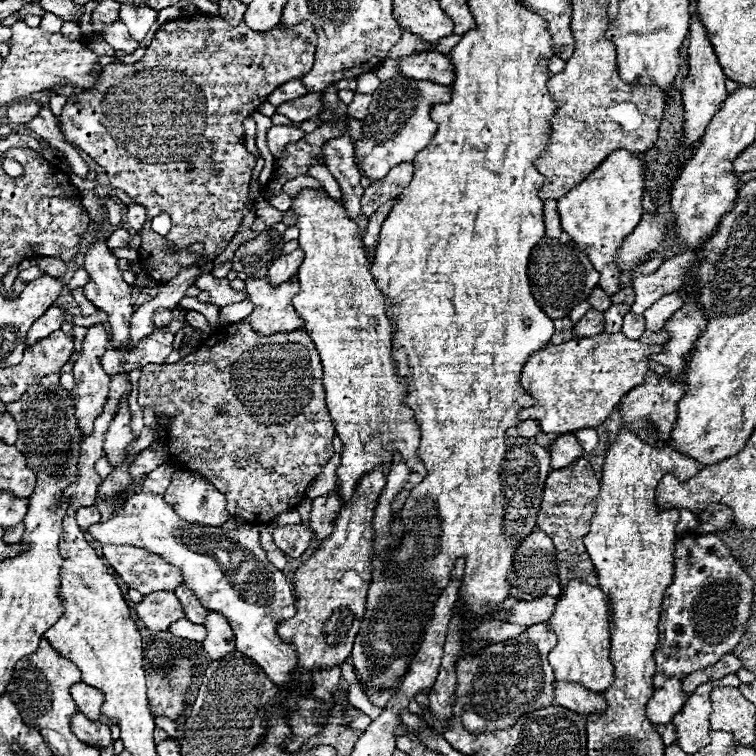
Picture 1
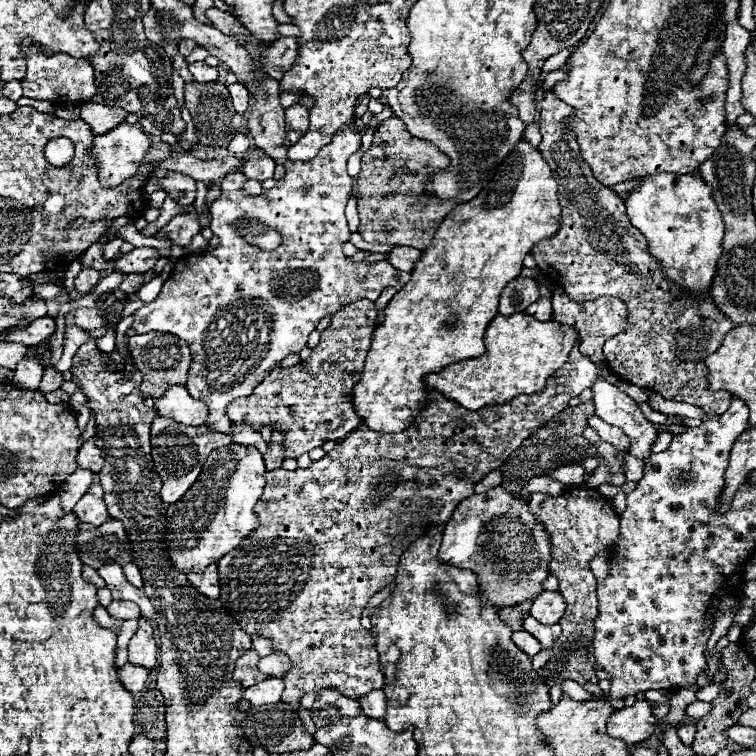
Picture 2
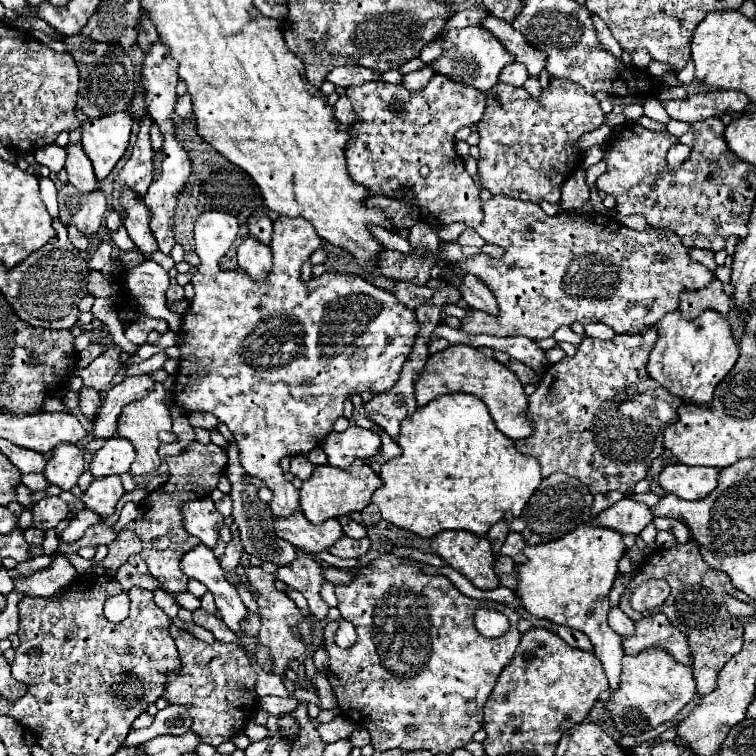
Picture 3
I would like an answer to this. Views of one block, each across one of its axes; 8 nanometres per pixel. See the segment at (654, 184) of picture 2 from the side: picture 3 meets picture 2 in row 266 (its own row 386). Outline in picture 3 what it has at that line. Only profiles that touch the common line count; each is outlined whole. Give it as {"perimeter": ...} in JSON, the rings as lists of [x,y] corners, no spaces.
{"perimeter":[[[674,310],[662,316],[656,330],[658,342],[650,352],[648,374],[684,402],[710,402],[714,388],[732,370],[740,356],[730,322],[714,310],[704,310],[694,320],[686,320],[680,310]]]}

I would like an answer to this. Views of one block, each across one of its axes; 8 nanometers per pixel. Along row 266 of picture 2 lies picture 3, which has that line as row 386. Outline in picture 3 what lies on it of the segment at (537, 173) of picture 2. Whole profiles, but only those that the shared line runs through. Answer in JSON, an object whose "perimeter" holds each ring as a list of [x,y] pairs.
{"perimeter":[[[464,344],[448,346],[442,352],[430,354],[426,360],[426,368],[422,374],[418,374],[418,380],[414,380],[416,386],[416,402],[418,406],[428,404],[430,400],[450,394],[450,392],[466,392],[478,396],[486,406],[488,412],[496,424],[496,428],[506,434],[512,440],[526,438],[530,436],[530,420],[526,416],[526,406],[528,406],[528,396],[524,394],[524,388],[518,380],[518,376],[506,368],[504,364],[496,362],[494,358],[488,358],[480,350]]]}

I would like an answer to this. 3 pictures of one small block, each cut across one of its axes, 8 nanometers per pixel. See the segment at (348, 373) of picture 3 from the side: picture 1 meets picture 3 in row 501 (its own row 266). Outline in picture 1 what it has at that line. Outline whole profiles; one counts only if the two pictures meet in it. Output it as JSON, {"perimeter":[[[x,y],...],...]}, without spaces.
{"perimeter":[[[298,248],[288,256],[280,256],[268,270],[268,282],[272,286],[278,286],[282,282],[288,282],[292,276],[298,274],[298,266],[304,260],[304,252]]]}

